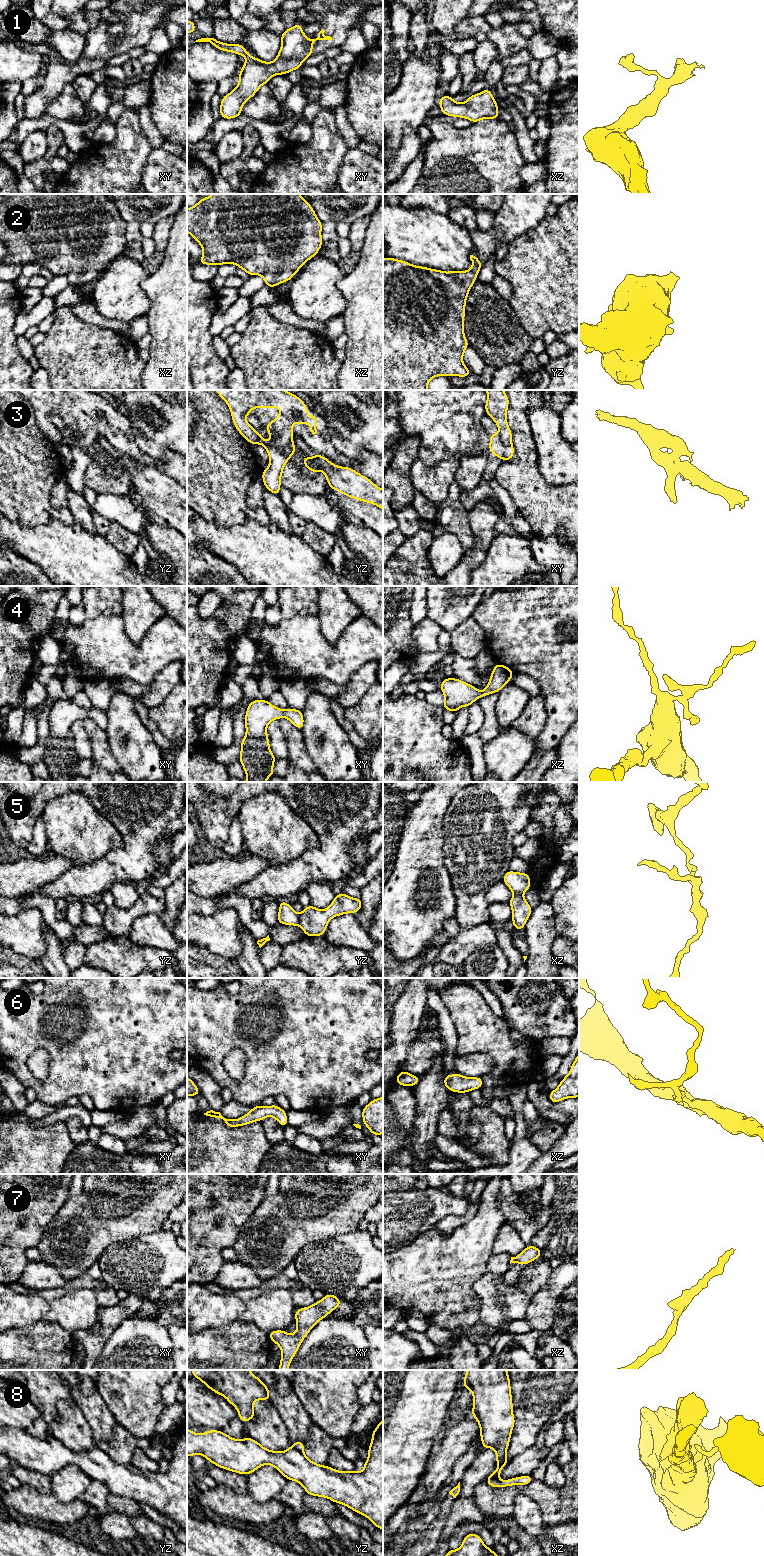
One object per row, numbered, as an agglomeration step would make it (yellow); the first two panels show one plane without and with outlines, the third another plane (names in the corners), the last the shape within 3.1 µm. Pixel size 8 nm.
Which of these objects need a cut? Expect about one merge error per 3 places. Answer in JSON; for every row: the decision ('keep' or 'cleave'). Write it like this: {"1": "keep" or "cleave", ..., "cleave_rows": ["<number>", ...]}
{"1": "keep", "2": "keep", "3": "cleave", "4": "keep", "5": "cleave", "6": "keep", "7": "keep", "8": "cleave", "cleave_rows": ["3", "5", "8"]}

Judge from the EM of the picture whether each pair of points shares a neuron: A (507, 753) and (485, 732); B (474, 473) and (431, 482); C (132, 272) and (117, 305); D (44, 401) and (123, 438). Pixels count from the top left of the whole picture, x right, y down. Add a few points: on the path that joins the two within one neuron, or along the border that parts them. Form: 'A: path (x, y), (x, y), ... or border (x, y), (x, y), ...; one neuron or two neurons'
A: border (501, 729), (496, 737), (484, 744); two neurons
B: border (449, 457), (456, 457), (459, 460), (454, 480); two neurons
C: path (124, 280), (117, 287), (117, 297); one neuron
D: path (66, 400), (93, 401), (106, 411), (107, 416); one neuron

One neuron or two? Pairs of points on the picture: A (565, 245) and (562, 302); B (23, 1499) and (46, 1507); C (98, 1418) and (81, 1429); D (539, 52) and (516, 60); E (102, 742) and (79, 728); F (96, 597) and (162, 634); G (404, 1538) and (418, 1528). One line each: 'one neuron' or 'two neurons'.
A: one neuron
B: one neuron
C: two neurons
D: two neurons
E: two neurons
F: two neurons
G: one neuron

